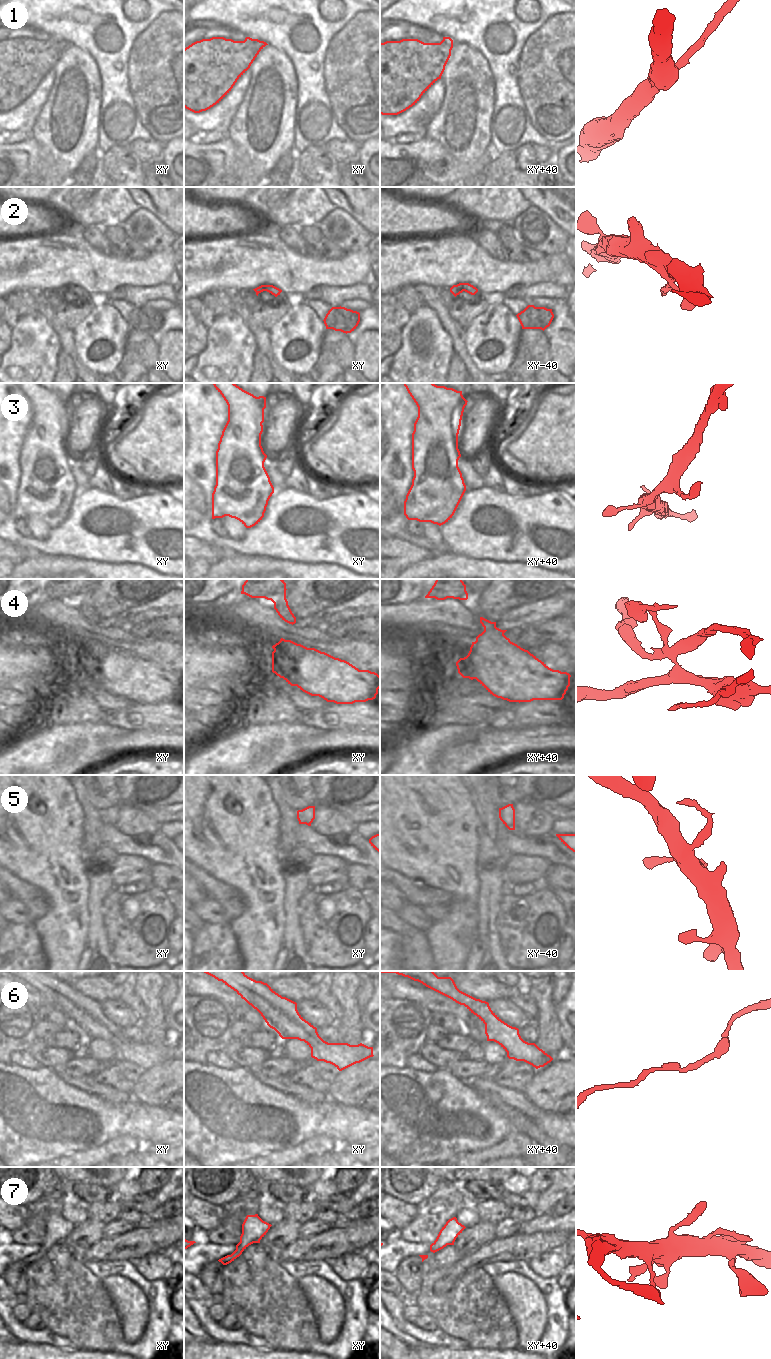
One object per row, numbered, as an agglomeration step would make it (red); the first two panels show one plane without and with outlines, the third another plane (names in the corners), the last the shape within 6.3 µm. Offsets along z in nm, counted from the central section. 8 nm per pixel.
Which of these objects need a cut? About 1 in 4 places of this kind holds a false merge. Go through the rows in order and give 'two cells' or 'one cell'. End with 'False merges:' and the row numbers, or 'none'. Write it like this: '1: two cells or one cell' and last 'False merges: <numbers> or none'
1: one cell
2: one cell
3: one cell
4: two cells
5: one cell
6: one cell
7: one cell
False merges: 4

